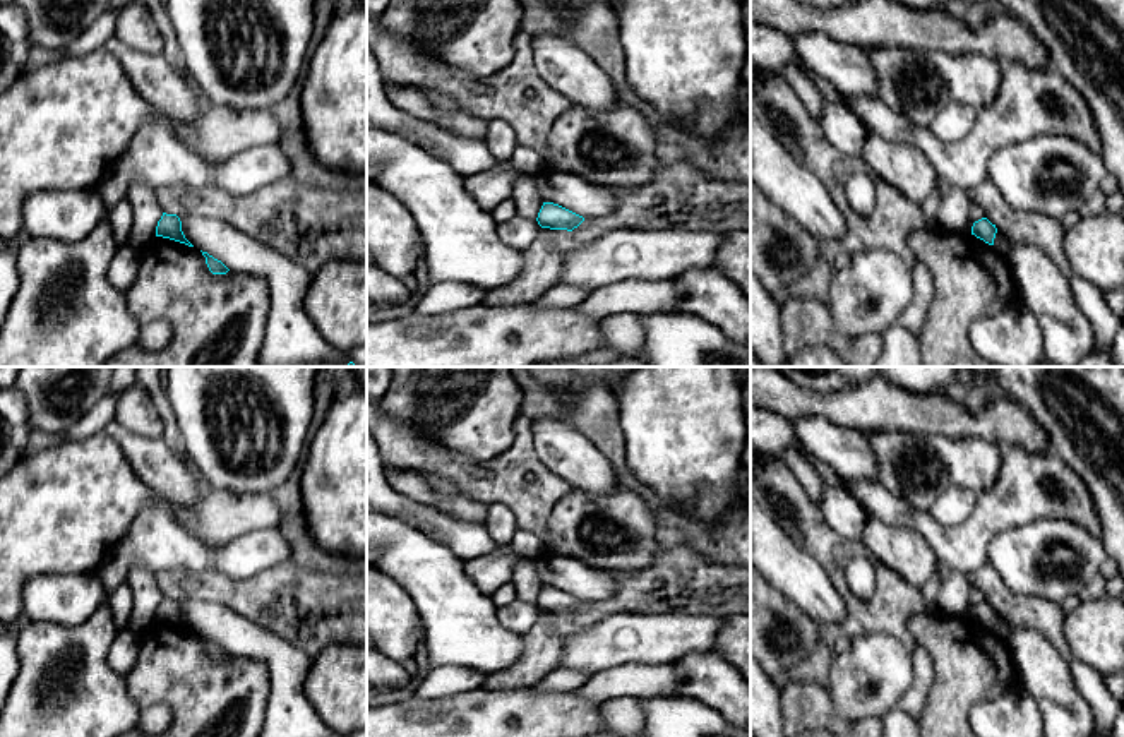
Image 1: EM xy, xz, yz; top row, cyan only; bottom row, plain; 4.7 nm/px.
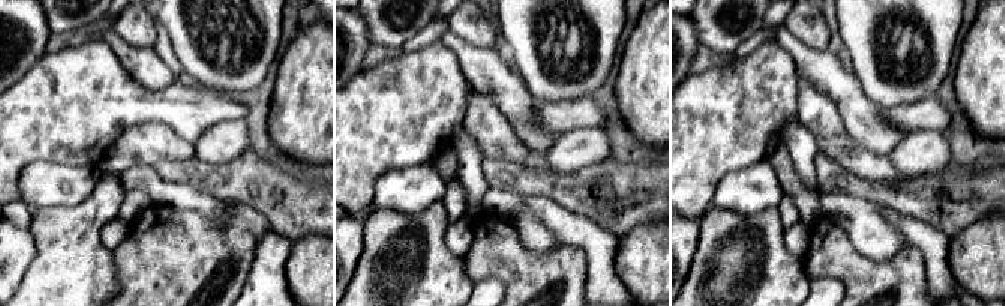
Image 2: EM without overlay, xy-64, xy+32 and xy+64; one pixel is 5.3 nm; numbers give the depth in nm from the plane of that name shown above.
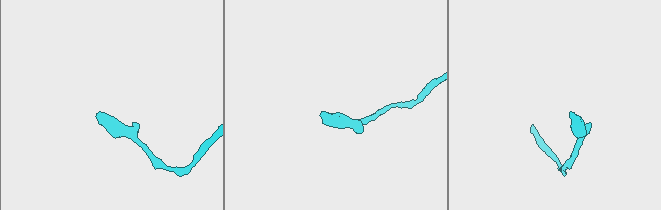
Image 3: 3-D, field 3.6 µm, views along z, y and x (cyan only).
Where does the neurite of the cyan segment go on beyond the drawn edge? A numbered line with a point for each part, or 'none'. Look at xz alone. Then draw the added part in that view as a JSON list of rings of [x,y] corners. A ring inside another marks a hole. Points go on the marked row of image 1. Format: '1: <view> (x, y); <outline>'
none

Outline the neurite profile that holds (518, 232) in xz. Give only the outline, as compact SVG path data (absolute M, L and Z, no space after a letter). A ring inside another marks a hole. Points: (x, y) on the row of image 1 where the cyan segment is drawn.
M512 216L511 219L497 225L497 233L500 240L519 250L526 250L538 238L541 226L536 219L526 219L521 216Z

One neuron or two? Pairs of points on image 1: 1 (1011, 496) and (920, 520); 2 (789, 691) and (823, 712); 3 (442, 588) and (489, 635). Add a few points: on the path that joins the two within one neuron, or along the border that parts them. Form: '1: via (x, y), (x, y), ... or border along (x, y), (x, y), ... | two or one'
1: via (989, 518), (972, 535), (943, 535) | one
2: via (797, 698), (814, 710) | one
3: via (454, 600), (477, 623) | one

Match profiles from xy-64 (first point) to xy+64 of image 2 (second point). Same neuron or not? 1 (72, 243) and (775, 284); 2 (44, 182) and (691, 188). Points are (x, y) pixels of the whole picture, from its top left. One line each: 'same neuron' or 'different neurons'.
1: same neuron
2: different neurons

